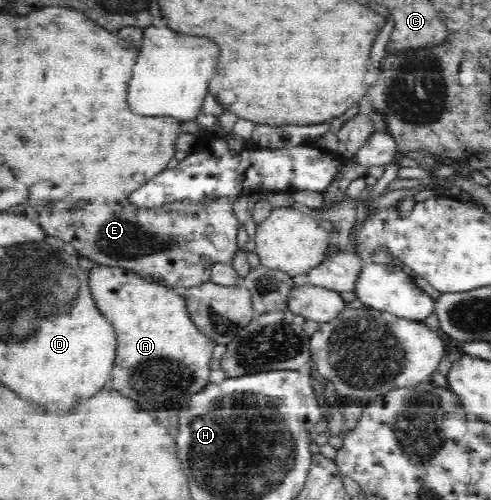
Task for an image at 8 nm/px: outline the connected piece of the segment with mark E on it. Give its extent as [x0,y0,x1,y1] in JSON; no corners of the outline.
[39,197,239,291]

